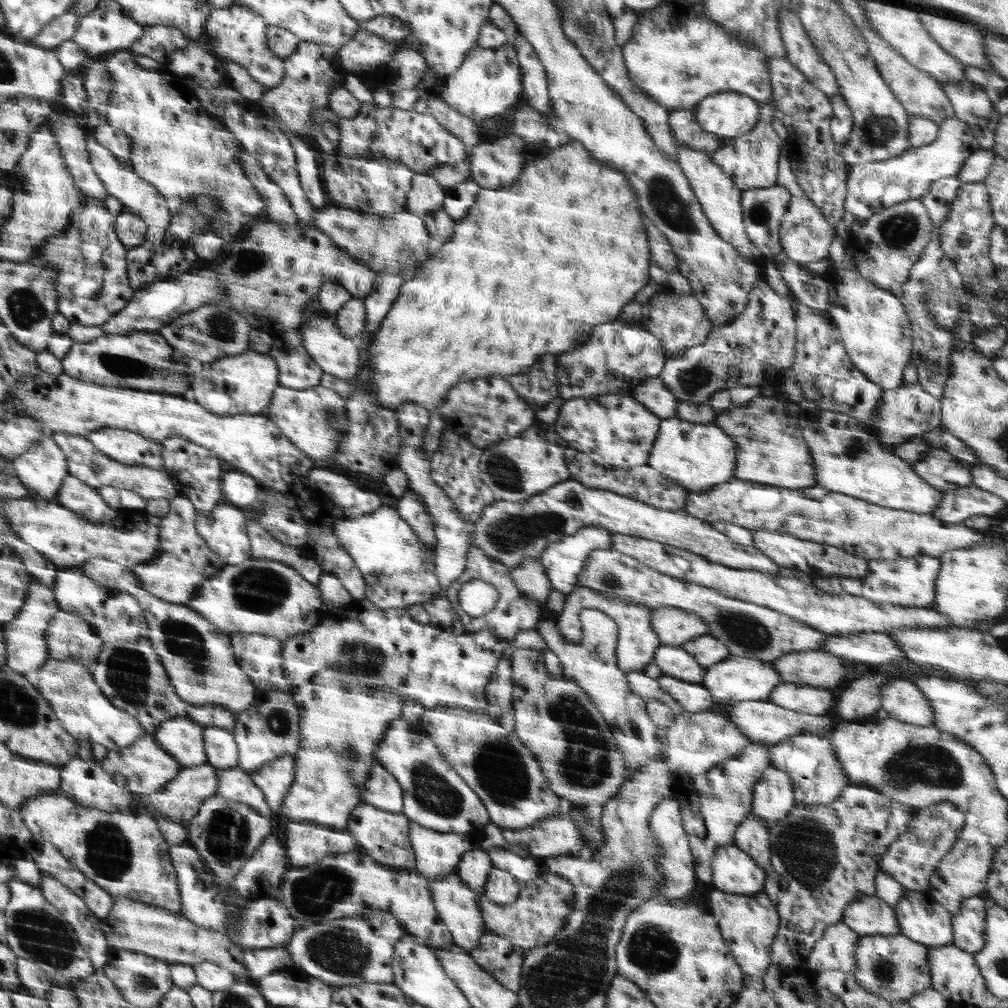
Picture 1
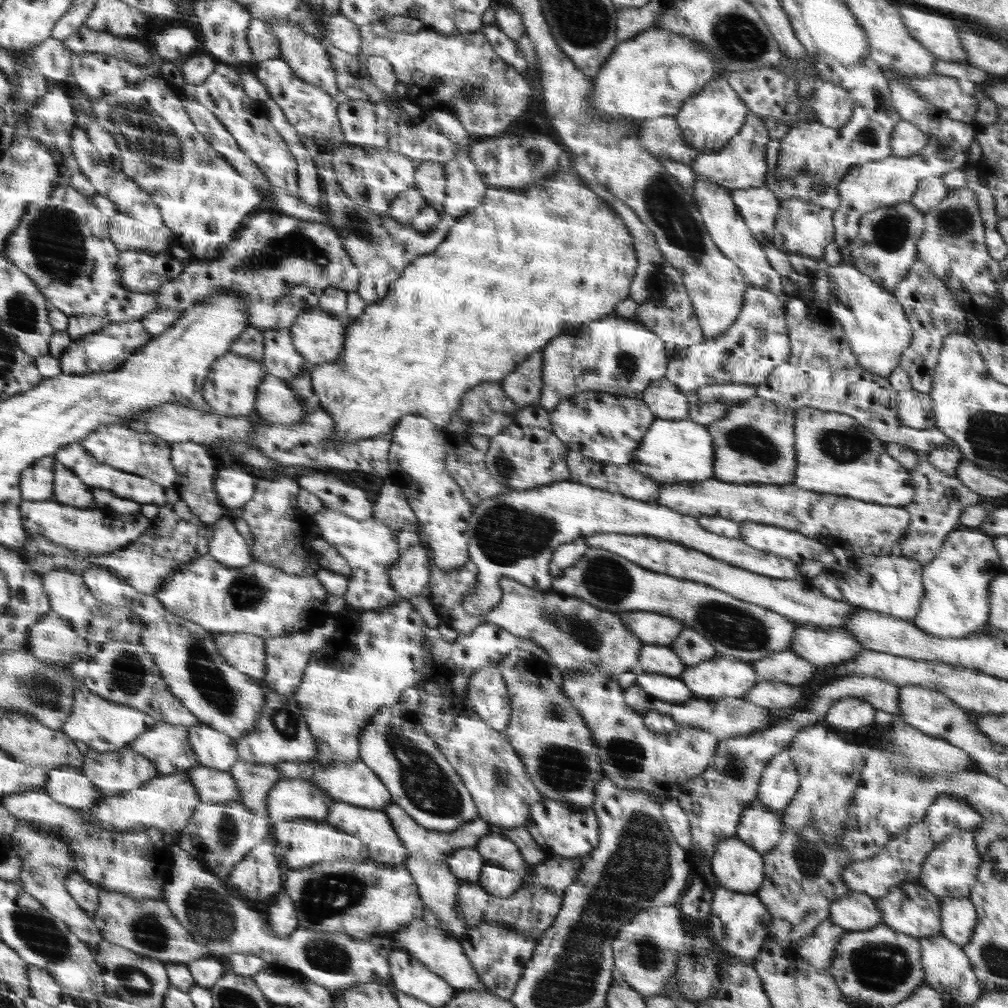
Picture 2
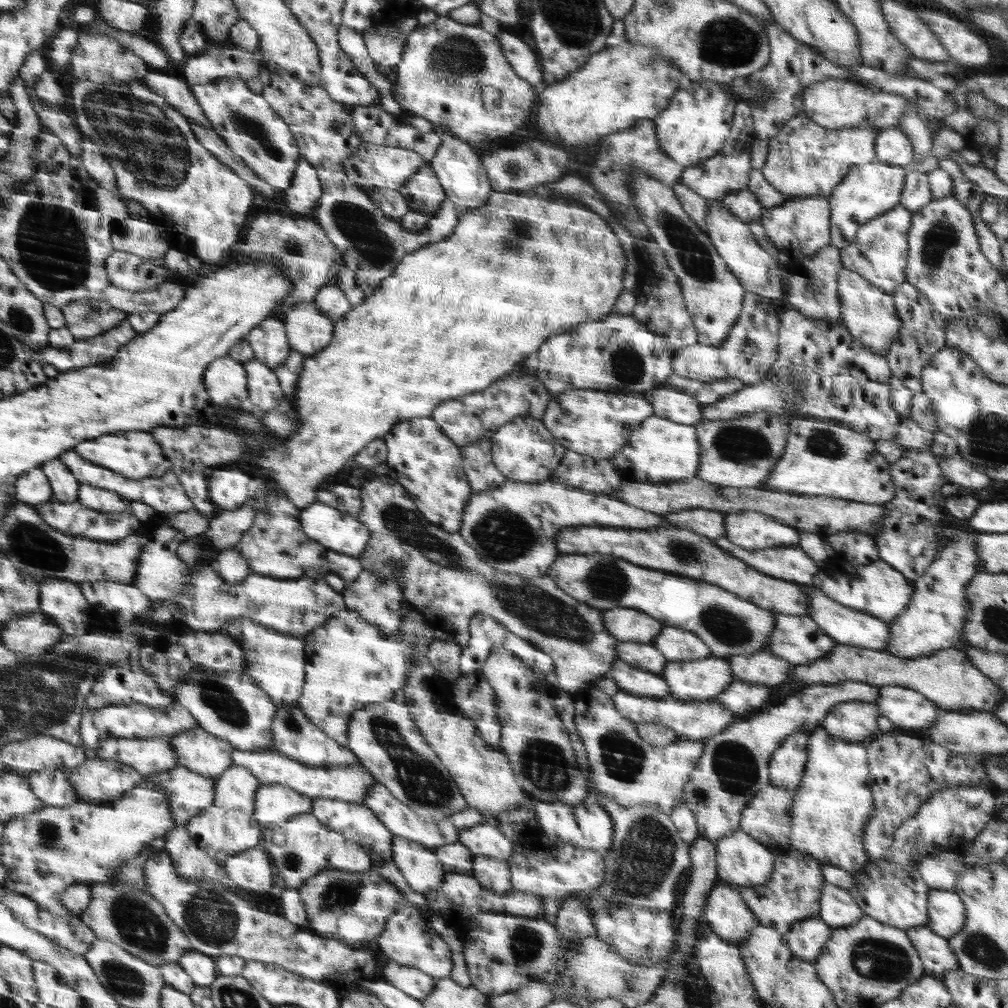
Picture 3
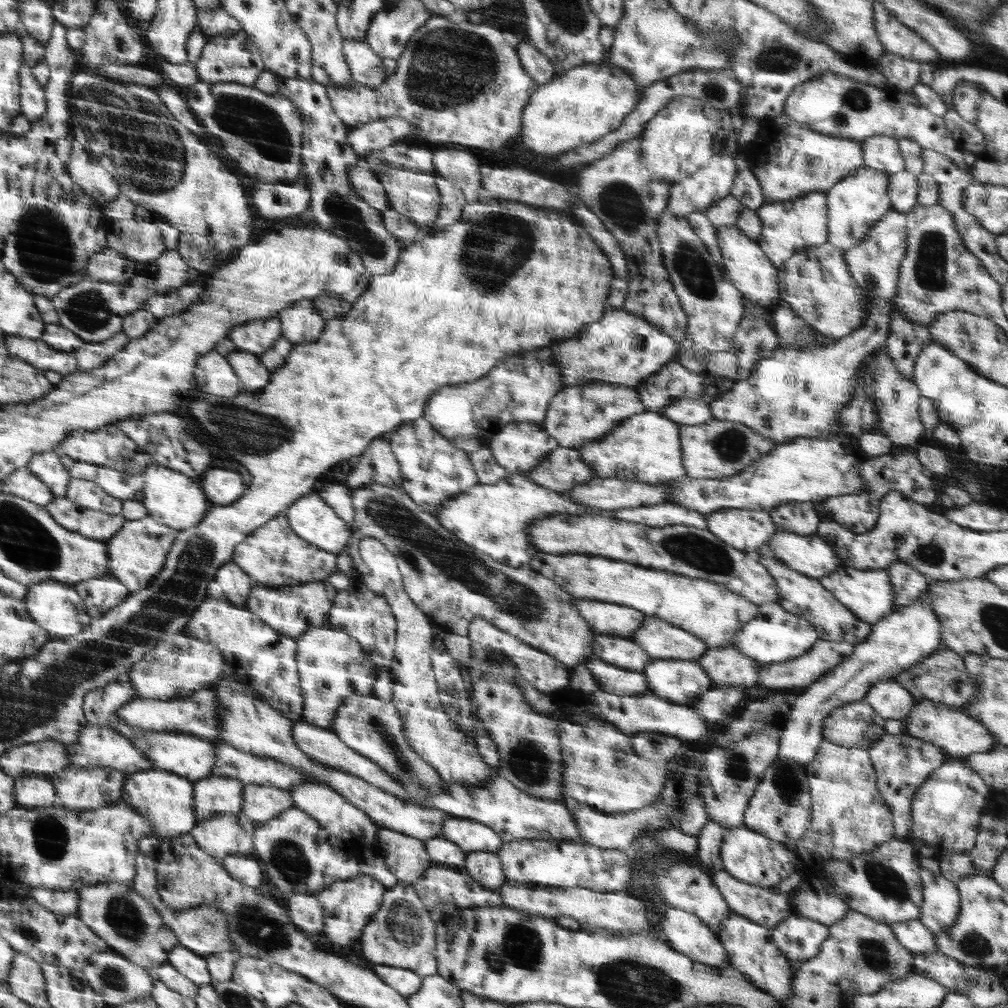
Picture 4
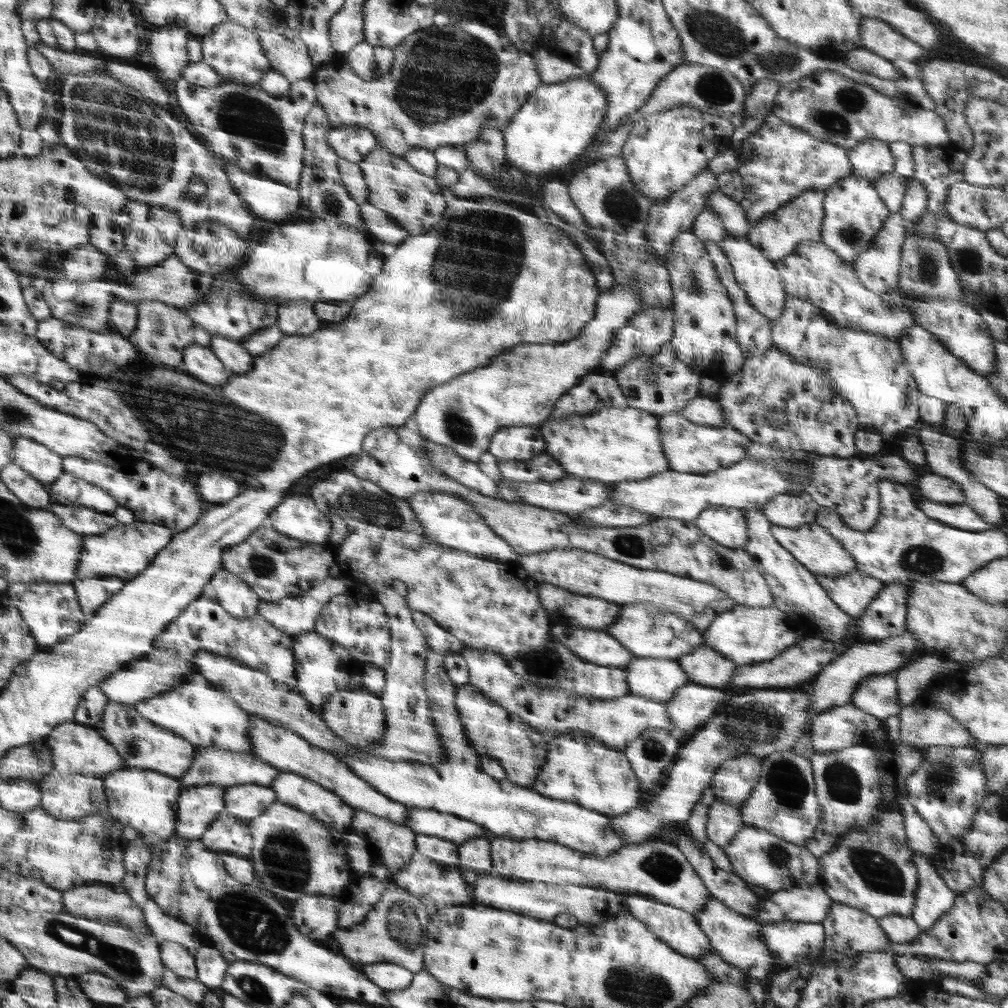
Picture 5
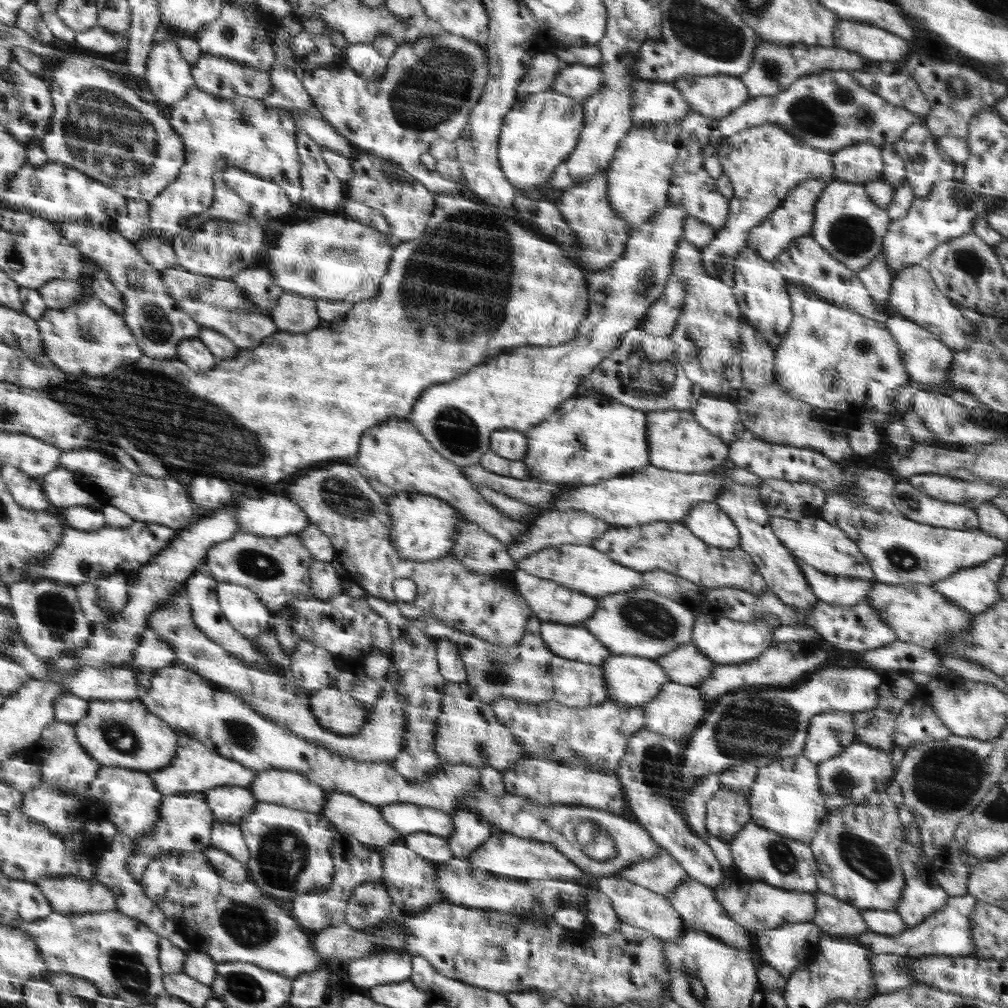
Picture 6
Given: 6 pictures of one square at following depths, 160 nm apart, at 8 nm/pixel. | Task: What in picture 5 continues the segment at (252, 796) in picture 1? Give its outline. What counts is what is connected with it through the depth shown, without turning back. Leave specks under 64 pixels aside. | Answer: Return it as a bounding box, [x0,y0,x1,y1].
[103,767,183,846]

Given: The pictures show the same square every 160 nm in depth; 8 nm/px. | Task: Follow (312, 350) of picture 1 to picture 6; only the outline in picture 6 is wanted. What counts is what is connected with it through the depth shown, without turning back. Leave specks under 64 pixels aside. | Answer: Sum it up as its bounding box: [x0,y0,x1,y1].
[270,292,320,332]

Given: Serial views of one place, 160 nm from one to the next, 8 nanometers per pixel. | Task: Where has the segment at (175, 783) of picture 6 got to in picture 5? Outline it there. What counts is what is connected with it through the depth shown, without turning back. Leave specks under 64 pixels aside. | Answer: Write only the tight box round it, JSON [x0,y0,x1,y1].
[179,746,280,789]

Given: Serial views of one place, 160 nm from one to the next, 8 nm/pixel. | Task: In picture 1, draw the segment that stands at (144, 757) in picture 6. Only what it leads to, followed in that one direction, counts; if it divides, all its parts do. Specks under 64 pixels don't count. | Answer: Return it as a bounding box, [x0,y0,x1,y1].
[205,726,239,769]

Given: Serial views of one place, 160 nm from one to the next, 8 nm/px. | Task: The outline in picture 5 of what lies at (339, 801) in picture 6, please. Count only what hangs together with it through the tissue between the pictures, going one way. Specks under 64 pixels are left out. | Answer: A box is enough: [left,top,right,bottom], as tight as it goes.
[350,810,417,874]

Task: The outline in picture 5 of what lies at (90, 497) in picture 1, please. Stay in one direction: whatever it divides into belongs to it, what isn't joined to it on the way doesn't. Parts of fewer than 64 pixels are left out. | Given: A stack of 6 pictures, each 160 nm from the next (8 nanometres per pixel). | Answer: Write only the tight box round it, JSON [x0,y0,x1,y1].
[14,437,63,487]

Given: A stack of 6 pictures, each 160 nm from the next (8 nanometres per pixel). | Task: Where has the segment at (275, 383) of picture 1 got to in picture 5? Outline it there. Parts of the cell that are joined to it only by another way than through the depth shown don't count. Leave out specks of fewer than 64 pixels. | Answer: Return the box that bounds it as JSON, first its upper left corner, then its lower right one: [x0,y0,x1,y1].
[181,345,232,386]

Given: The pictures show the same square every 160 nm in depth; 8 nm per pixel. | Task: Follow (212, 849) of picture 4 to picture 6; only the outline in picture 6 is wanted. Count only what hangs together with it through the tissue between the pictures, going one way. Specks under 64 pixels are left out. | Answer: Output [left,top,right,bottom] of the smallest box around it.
[210,821,250,864]

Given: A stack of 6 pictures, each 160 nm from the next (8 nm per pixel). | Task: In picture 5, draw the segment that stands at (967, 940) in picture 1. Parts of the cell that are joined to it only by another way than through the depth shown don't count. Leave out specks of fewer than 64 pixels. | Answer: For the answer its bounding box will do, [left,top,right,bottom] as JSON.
[909,854,958,929]

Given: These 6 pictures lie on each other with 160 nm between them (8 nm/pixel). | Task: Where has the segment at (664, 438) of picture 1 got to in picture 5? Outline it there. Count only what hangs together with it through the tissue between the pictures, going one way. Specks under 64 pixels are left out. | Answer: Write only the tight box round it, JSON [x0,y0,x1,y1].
[538,408,671,483]

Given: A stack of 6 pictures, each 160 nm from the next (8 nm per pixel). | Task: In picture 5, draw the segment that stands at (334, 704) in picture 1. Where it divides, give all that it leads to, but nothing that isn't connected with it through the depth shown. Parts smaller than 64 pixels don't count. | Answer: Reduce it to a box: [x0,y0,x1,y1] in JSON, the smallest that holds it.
[227,632,362,821]

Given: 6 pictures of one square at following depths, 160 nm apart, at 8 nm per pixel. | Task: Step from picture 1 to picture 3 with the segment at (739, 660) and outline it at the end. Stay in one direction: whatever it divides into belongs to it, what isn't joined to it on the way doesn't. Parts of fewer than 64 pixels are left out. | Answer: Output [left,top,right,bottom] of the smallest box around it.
[659,657,734,701]

